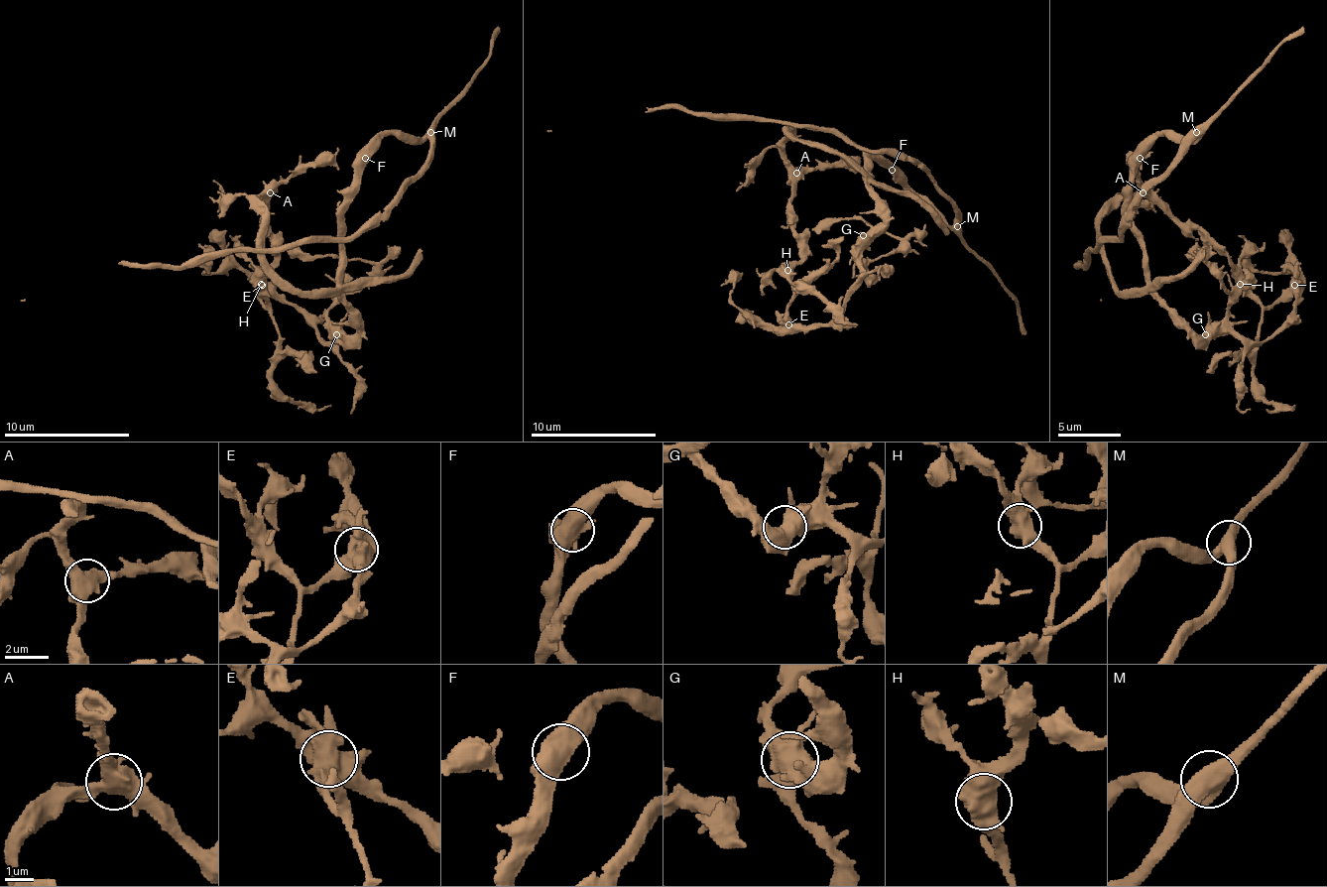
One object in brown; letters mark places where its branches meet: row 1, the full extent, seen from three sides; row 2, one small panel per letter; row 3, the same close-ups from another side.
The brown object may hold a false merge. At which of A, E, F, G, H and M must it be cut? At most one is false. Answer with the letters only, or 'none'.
E

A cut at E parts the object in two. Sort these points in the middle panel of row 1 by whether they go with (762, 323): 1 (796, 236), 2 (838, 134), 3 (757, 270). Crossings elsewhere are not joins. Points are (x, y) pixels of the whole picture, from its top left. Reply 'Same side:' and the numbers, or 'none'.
Same side: 2

